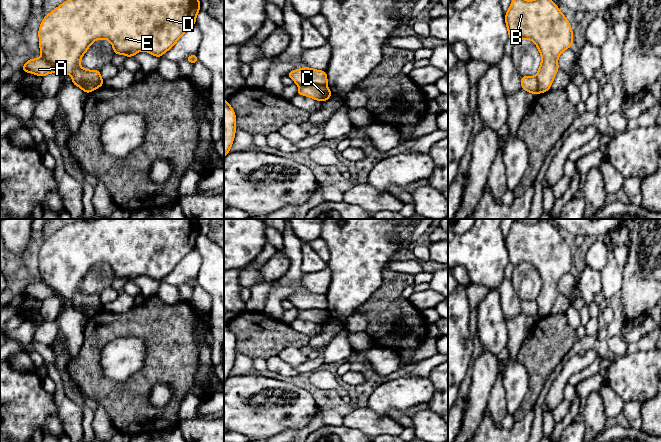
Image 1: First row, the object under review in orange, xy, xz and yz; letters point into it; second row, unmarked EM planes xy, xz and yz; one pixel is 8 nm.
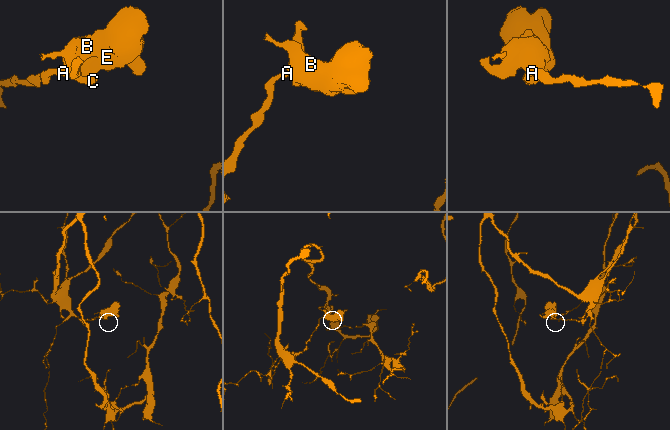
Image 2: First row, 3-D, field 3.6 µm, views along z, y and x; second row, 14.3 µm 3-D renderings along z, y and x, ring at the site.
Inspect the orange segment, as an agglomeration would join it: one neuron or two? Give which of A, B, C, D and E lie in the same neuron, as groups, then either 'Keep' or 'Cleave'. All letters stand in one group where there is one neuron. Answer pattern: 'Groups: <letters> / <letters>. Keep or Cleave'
Groups: A / B C D E. Cleave

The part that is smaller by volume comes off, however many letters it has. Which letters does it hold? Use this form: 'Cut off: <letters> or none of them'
Cut off: B, C, D, E

